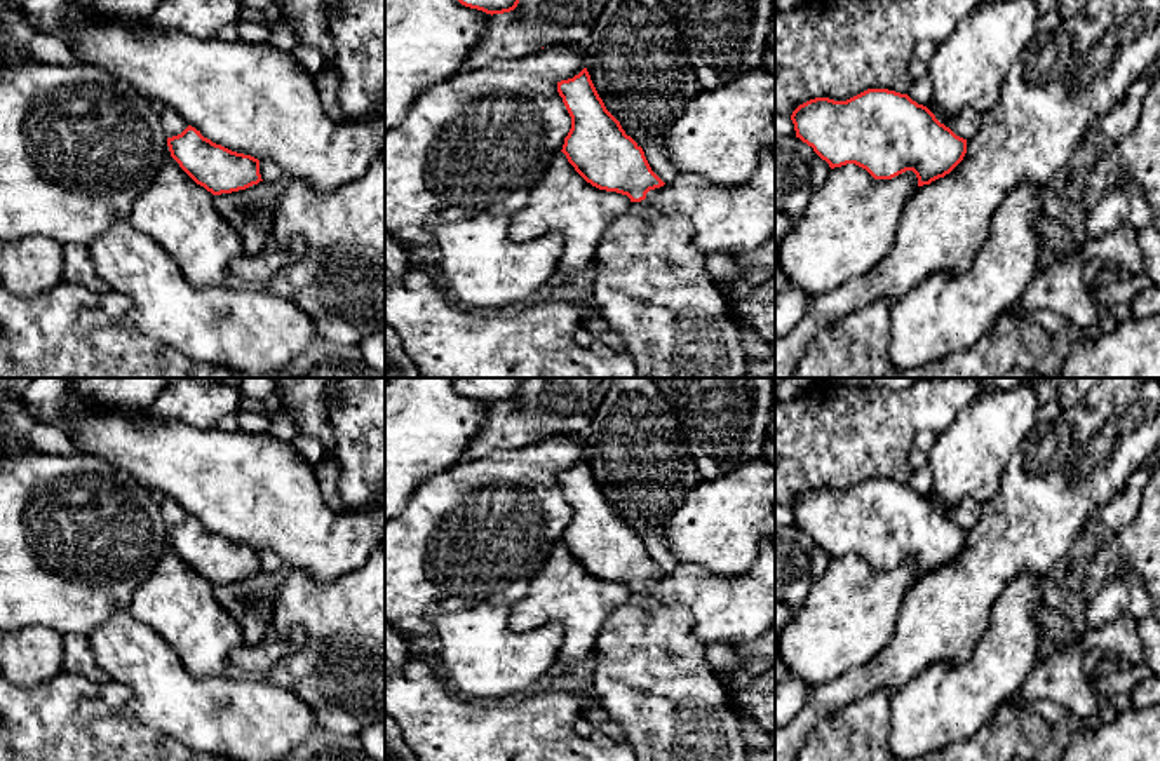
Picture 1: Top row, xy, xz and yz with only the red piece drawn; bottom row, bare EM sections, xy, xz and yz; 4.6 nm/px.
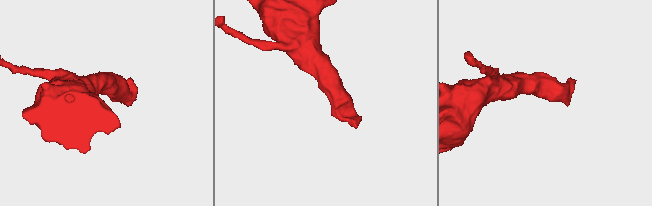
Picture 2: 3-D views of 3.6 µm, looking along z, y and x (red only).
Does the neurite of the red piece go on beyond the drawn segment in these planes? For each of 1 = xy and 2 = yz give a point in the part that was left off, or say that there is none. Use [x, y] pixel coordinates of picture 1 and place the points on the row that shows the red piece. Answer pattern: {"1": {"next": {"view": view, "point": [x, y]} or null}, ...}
{"1": {"next": null}, "2": {"next": null}}

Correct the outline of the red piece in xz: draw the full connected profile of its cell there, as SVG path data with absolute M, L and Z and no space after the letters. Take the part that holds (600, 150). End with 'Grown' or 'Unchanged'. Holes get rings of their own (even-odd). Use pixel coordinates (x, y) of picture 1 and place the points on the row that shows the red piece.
M587 68L573 78L557 82L557 92L571 117L571 129L561 150L568 162L592 186L631 199L631 205L610 225L597 244L594 298L610 331L624 340L622 355L634 359L636 378L744 378L745 347L726 300L707 273L707 256L693 242L691 223L683 214L664 212L644 200L650 190L665 183L651 171L643 148L625 134L620 122L606 110Z. Grown

